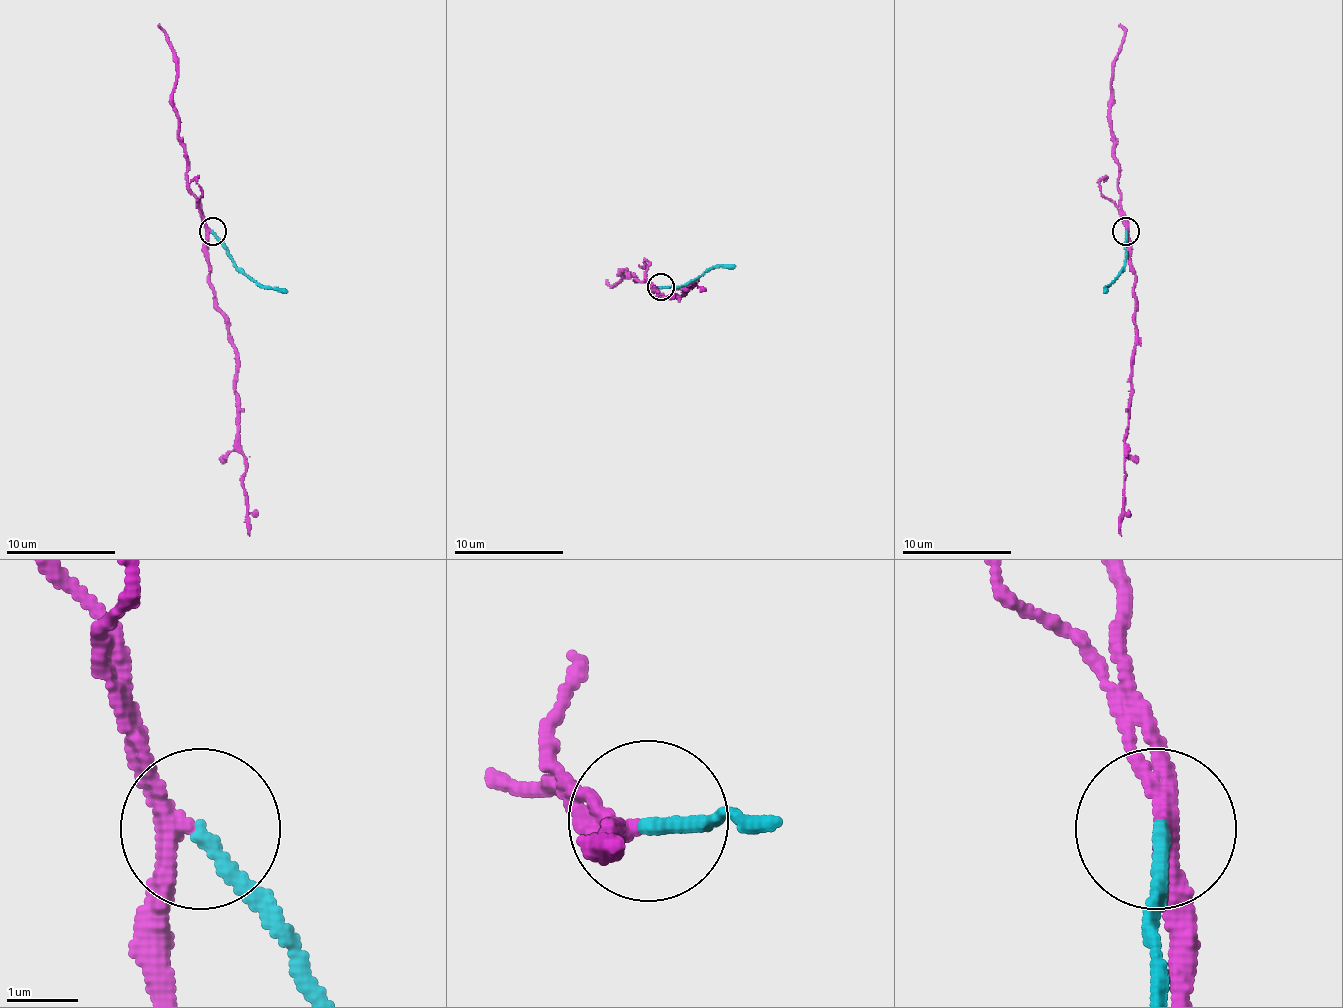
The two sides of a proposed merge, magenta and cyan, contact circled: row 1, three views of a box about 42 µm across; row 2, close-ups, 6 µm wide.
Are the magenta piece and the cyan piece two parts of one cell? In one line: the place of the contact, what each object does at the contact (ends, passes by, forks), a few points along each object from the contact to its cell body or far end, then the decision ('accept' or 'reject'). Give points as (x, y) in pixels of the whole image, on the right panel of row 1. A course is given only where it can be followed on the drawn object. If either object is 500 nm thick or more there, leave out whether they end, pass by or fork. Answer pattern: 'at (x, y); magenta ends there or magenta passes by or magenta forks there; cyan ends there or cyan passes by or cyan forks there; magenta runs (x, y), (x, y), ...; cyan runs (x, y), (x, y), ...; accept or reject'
at (1125, 231); magenta passes by; cyan ends there; magenta runs (1126, 230), (1134, 288), (1134, 345), (1121, 536); cyan runs (1126, 230), (1126, 263), (1107, 285), (1104, 293); reject

